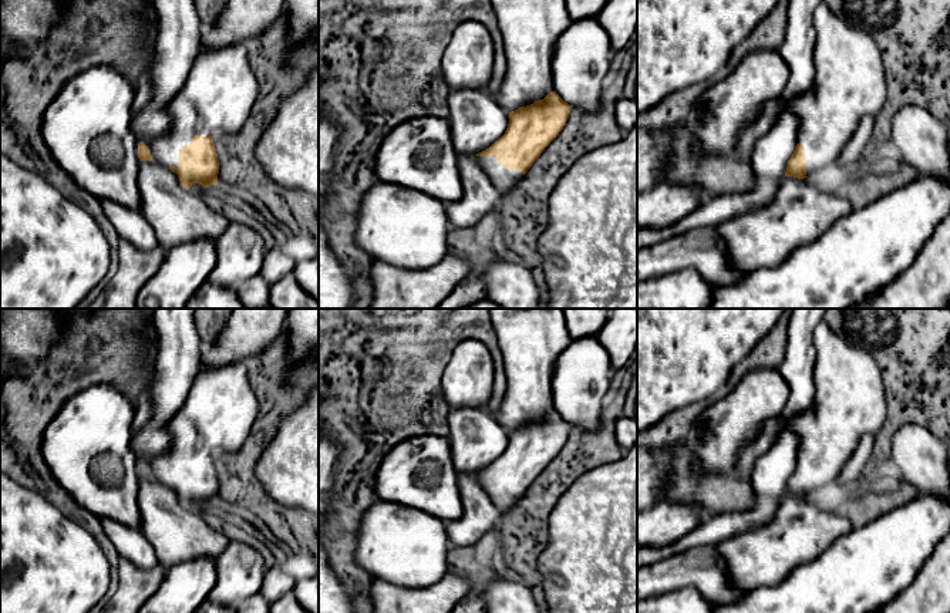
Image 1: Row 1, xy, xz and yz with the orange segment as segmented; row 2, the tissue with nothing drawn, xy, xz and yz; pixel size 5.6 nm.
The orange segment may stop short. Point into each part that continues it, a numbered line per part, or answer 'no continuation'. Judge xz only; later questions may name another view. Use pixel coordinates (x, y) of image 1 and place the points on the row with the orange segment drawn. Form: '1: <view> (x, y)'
1: xz (504, 179)

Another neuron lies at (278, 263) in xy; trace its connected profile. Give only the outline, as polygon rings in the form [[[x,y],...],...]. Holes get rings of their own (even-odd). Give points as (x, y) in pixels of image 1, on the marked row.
[[[274,246],[265,252],[260,276],[272,286],[287,274],[293,273],[296,260],[289,256],[284,247]]]

